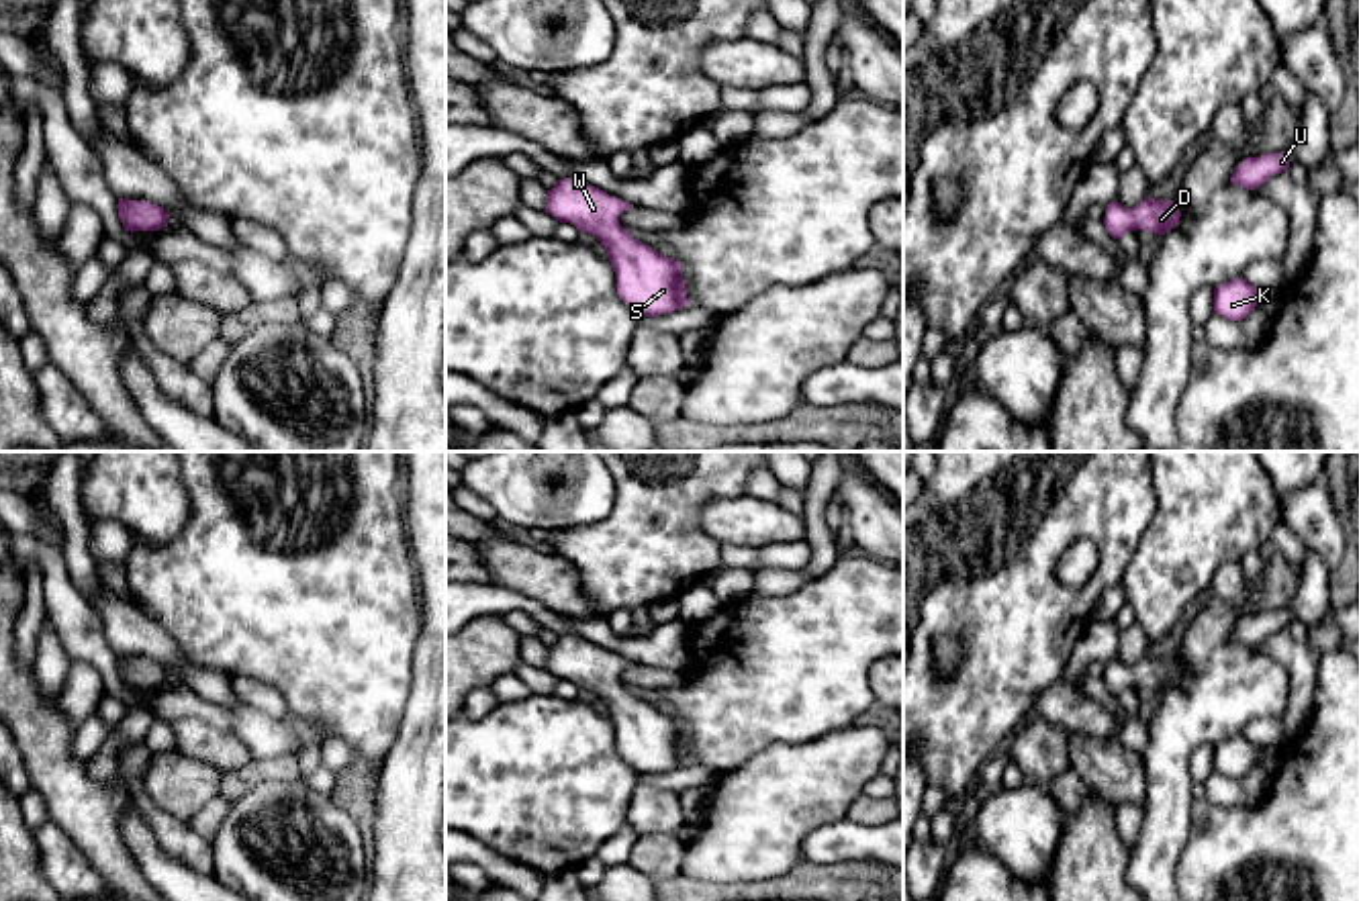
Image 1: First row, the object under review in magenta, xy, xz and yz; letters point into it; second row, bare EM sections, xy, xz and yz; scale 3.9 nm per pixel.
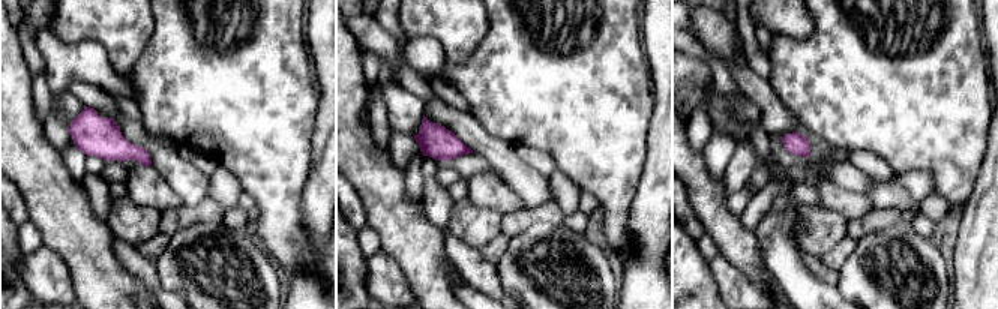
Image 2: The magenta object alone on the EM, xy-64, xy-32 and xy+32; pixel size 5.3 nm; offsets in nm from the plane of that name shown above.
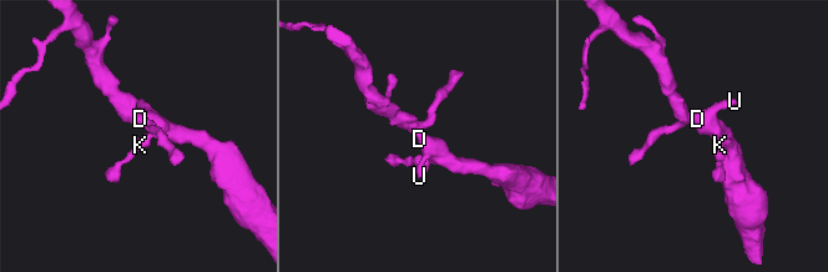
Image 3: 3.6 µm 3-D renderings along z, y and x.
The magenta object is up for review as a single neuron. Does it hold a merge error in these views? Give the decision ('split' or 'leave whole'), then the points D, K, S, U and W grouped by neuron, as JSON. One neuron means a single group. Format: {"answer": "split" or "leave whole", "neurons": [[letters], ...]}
{"answer": "leave whole", "neurons": [["D", "K", "S", "U", "W"]]}

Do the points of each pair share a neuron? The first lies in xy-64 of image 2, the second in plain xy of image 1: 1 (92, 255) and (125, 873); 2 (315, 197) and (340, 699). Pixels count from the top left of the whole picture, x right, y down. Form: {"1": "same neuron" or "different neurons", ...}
{"1": "same neuron", "2": "different neurons"}

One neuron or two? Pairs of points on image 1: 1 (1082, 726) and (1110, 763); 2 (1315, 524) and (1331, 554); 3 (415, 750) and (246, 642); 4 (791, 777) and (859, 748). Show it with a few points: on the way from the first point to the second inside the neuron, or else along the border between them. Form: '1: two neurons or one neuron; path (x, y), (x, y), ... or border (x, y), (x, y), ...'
1: one neuron; path (1082, 734), (1102, 754)
2: one neuron; path (1323, 532), (1329, 546)
3: two neurons; border (409, 691), (397, 738), (379, 775)
4: one neuron; path (808, 777), (822, 777), (842, 763)

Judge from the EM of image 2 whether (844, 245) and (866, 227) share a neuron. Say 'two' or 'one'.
one

